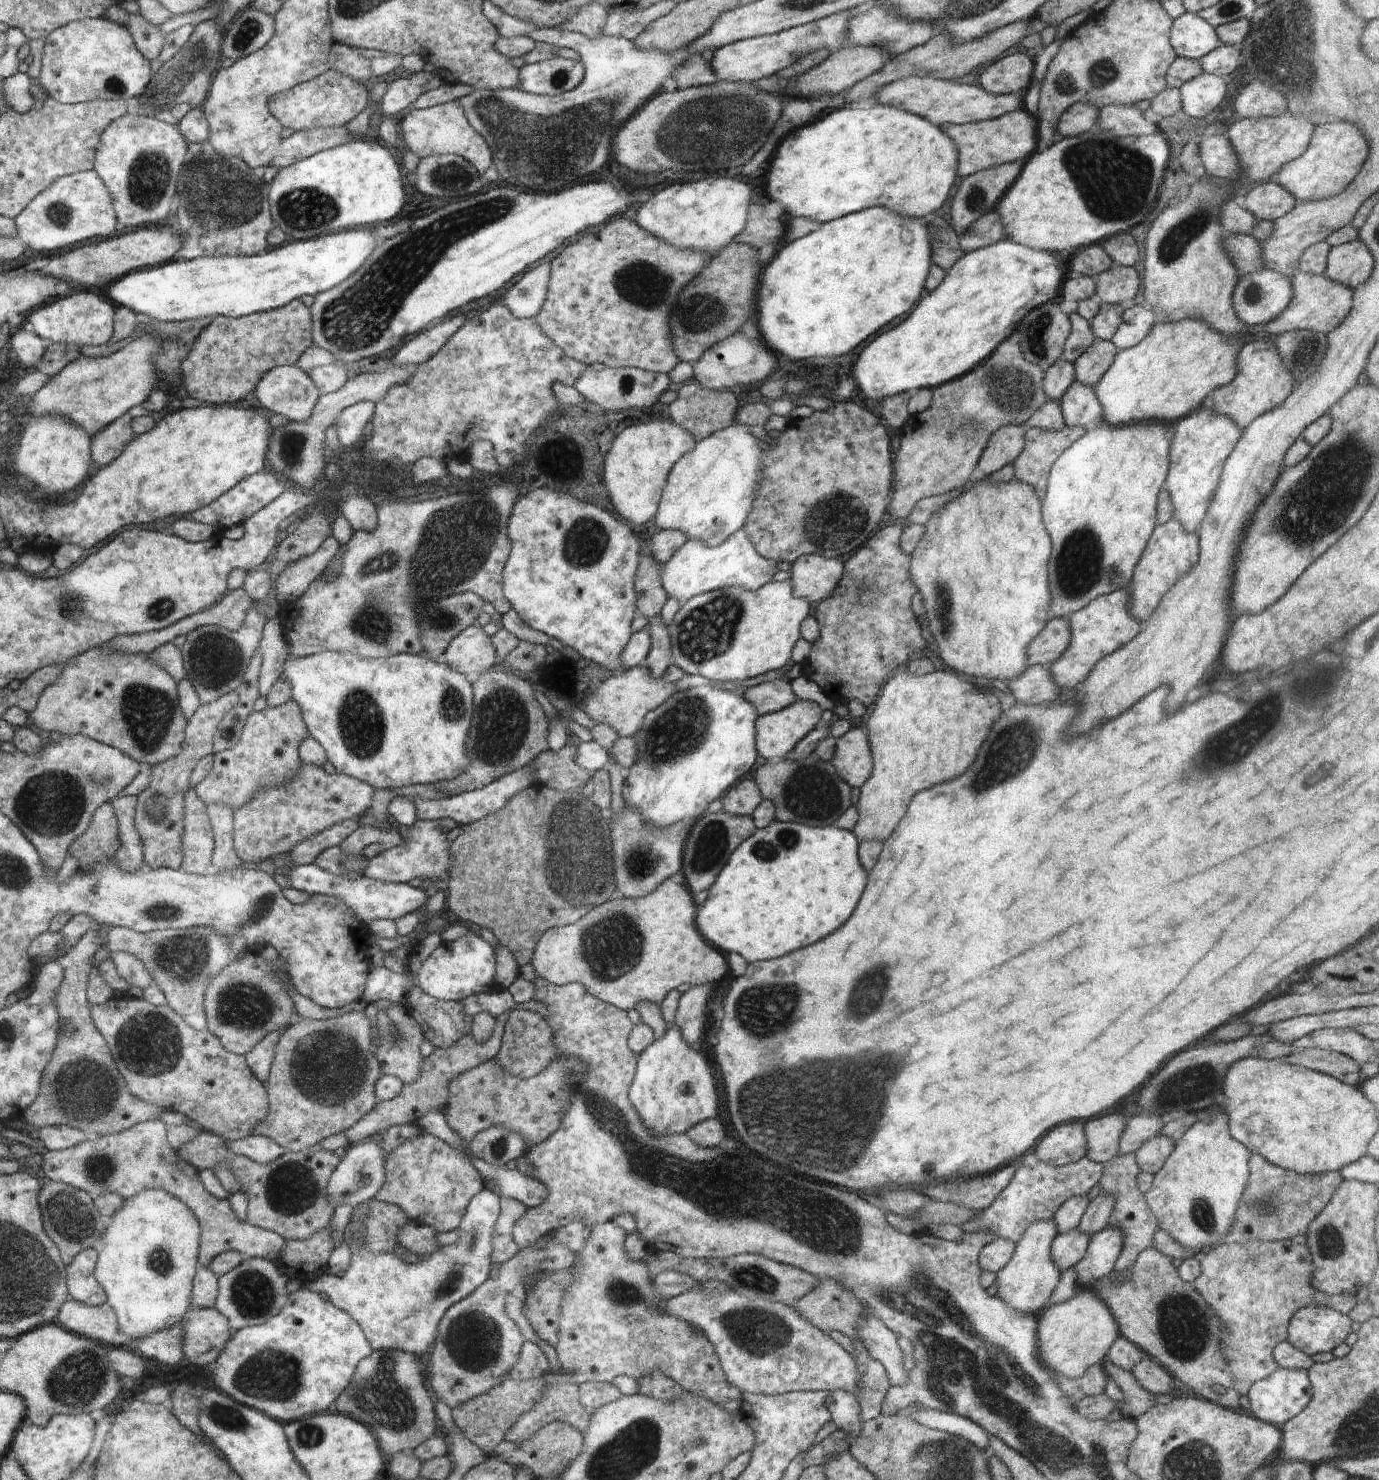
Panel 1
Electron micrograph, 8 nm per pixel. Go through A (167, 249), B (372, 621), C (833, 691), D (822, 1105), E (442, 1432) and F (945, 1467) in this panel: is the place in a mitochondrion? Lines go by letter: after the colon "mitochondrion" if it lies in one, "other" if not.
A: other
B: mitochondrion
C: other
D: mitochondrion
E: other
F: mitochondrion

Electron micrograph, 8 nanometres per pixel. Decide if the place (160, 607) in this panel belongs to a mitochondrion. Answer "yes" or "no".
yes

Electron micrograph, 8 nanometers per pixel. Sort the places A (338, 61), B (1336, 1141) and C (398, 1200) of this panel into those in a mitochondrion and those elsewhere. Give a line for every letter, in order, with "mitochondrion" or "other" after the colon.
A: other
B: other
C: other

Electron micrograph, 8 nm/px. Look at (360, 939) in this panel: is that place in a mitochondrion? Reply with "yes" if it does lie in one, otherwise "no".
no

